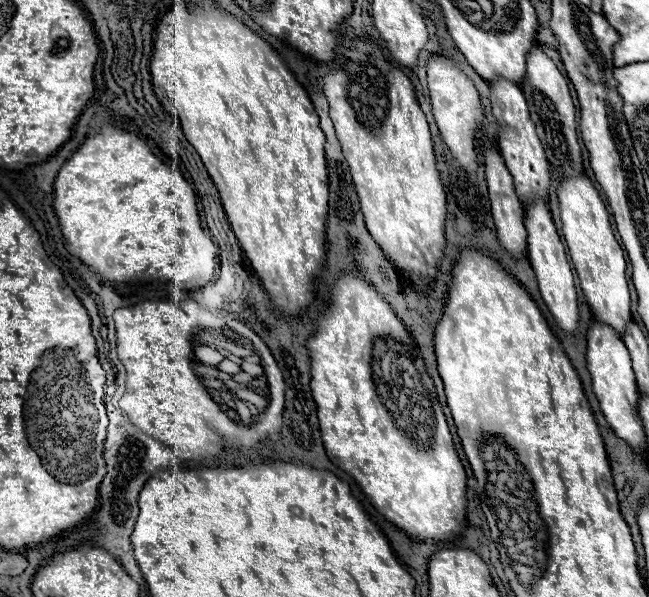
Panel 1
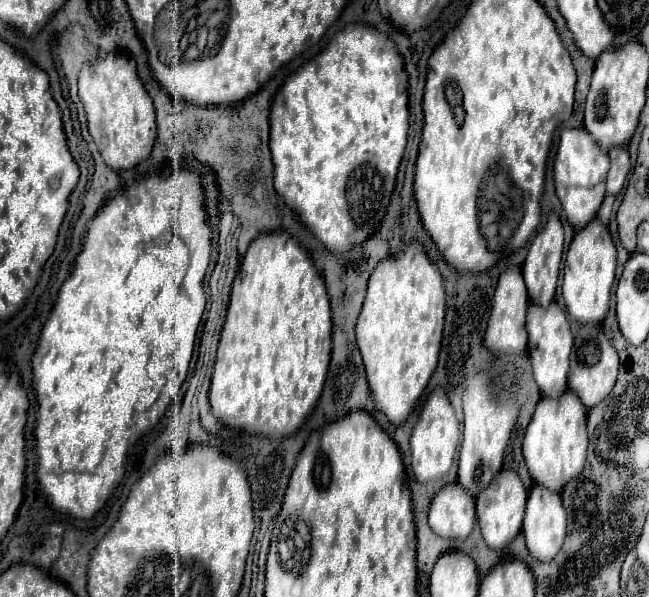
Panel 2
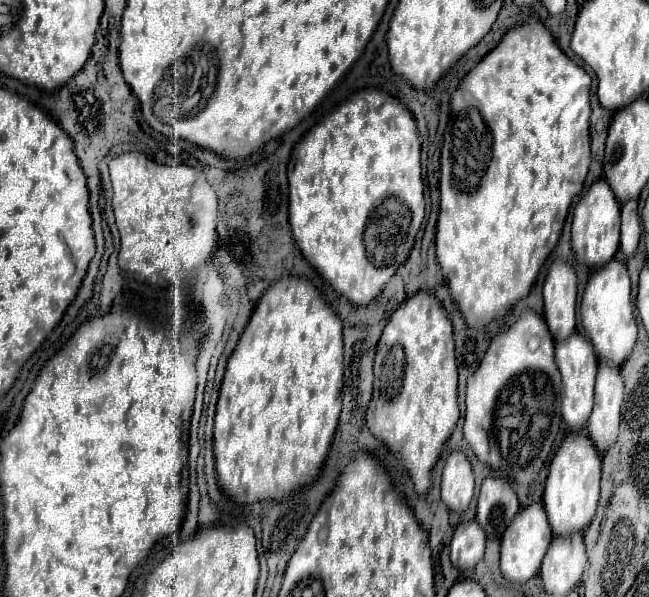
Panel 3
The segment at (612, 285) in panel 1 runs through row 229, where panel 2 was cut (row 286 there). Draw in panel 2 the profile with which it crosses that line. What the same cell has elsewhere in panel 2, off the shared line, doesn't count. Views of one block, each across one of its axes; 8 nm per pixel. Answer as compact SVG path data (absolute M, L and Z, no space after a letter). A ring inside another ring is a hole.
M594 218L592 222L588 222L588 226L584 226L584 230L576 232L576 236L572 238L572 244L568 248L568 254L566 254L562 296L564 296L564 302L566 302L568 314L580 324L588 324L588 322L600 324L604 320L606 312L608 312L608 306L610 306L610 288L612 288L614 276L616 276L616 248L612 244L608 228L598 218Z

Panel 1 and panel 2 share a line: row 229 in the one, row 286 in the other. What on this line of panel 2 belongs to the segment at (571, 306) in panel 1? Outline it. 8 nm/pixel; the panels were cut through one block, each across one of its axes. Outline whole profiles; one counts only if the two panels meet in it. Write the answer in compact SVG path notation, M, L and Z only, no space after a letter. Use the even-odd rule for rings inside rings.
M550 212L544 228L534 236L528 256L522 264L522 276L528 296L538 306L548 306L556 292L556 280L562 260L564 232L560 218Z

